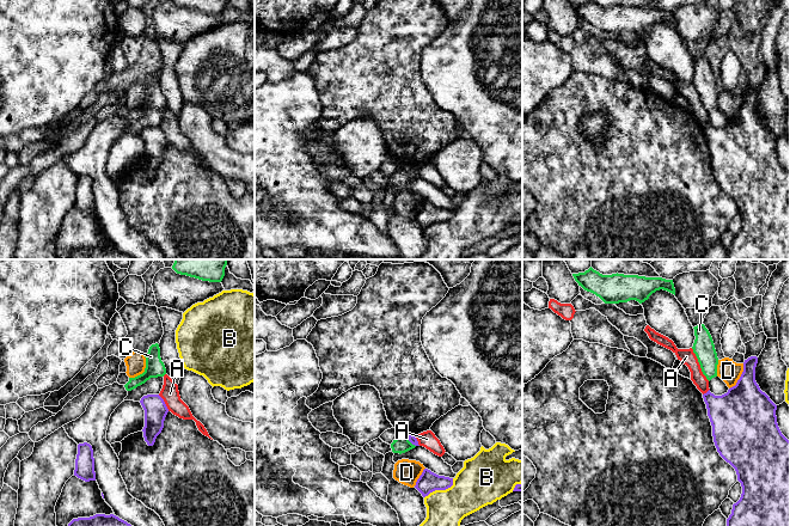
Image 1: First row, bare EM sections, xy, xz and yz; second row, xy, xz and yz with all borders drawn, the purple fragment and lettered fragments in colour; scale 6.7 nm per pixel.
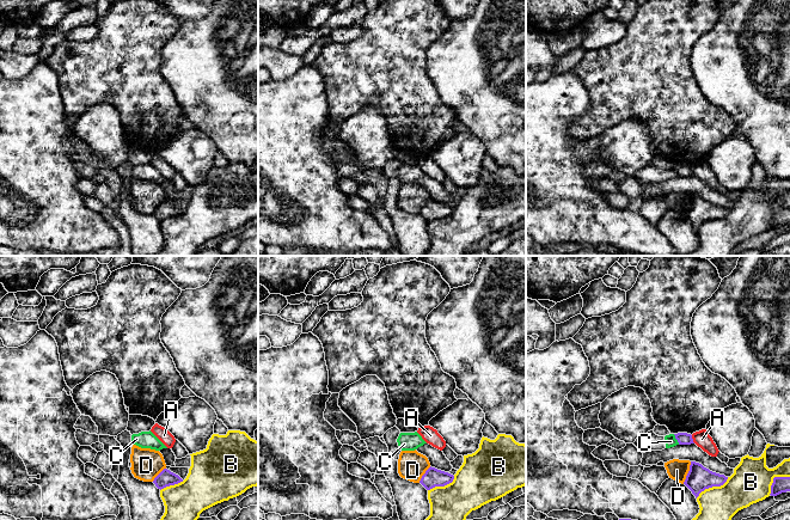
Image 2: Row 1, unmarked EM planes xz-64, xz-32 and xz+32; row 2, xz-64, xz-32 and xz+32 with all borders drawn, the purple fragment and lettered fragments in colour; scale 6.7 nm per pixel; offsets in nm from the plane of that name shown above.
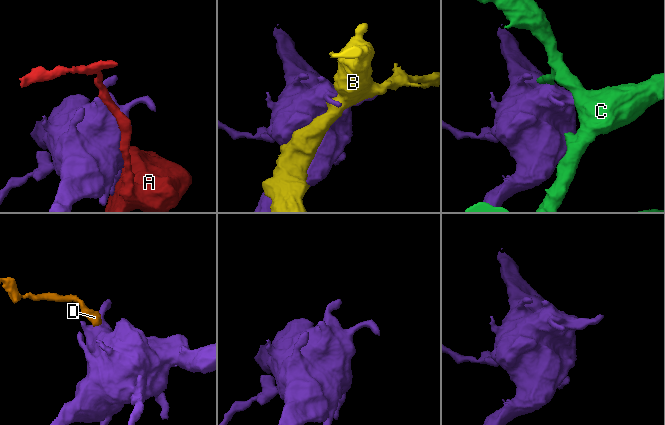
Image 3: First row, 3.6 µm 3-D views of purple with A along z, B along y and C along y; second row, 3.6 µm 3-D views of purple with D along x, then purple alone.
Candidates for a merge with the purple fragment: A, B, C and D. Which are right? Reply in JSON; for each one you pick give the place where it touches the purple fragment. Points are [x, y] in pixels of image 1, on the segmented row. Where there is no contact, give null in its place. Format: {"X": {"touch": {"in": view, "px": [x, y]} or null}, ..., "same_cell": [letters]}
{"same_cell": []}

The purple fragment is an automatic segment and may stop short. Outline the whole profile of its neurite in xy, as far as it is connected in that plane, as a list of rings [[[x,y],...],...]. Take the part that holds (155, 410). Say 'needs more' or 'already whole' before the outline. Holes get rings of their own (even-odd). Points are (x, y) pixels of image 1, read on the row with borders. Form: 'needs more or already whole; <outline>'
already whole; [[[159,394],[143,396],[140,403],[145,410],[143,438],[148,446],[153,446],[164,428],[169,409]]]

